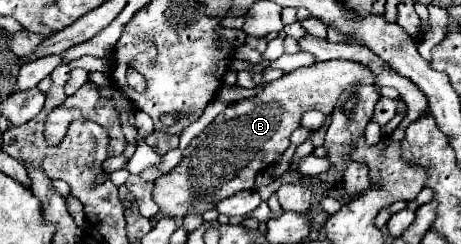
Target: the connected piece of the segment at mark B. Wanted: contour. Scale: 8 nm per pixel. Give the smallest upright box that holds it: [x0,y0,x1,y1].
[154,60,374,218]

